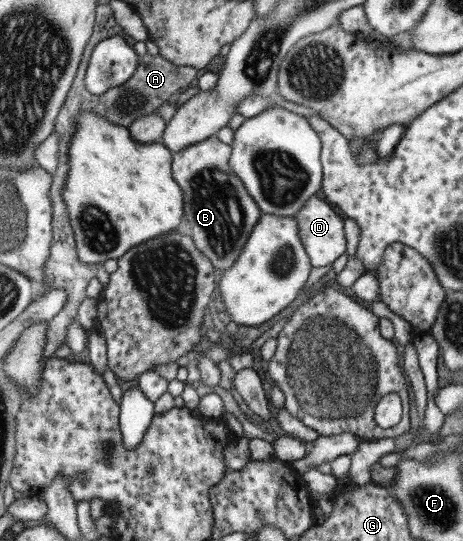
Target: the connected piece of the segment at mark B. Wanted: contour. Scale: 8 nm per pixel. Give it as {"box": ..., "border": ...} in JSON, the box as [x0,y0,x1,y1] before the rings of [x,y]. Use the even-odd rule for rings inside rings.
{"box":[170,134,261,272],"border":[[[214,134],[175,152],[170,163],[170,174],[182,191],[184,229],[213,269],[222,272],[237,259],[261,215],[241,180],[229,169],[230,151],[229,145],[217,140]]]}

